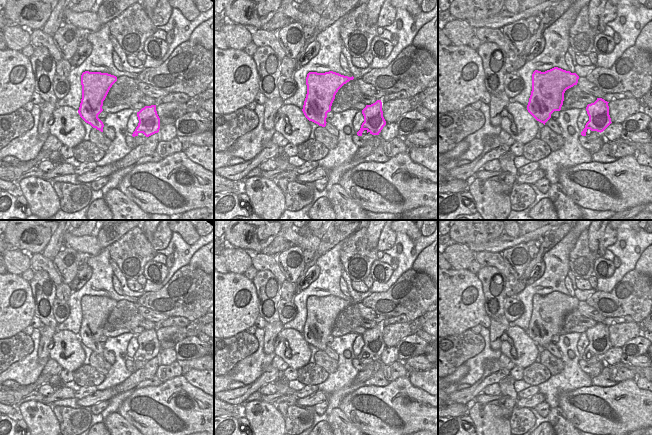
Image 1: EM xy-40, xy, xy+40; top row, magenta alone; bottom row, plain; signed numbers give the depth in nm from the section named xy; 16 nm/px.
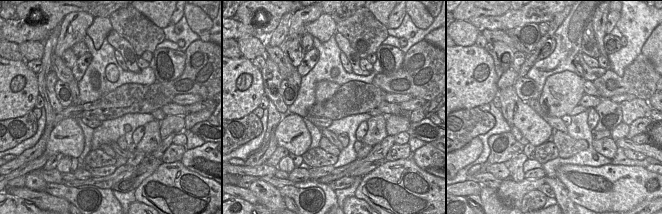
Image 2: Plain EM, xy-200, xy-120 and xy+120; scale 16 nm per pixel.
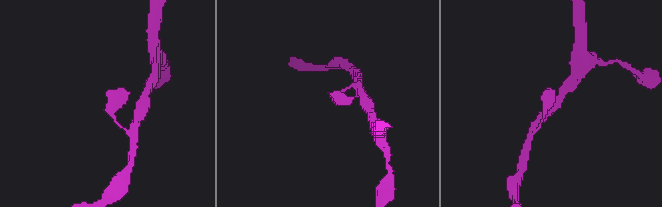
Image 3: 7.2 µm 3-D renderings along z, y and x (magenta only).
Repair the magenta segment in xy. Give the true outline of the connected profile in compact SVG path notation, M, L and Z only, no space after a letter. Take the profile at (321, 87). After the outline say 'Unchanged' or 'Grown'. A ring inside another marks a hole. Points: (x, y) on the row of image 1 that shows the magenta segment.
M329 71L325 73L309 72L306 77L307 94L303 105L305 117L319 126L326 126L327 113L338 90L354 77L348 77Z. Unchanged.

